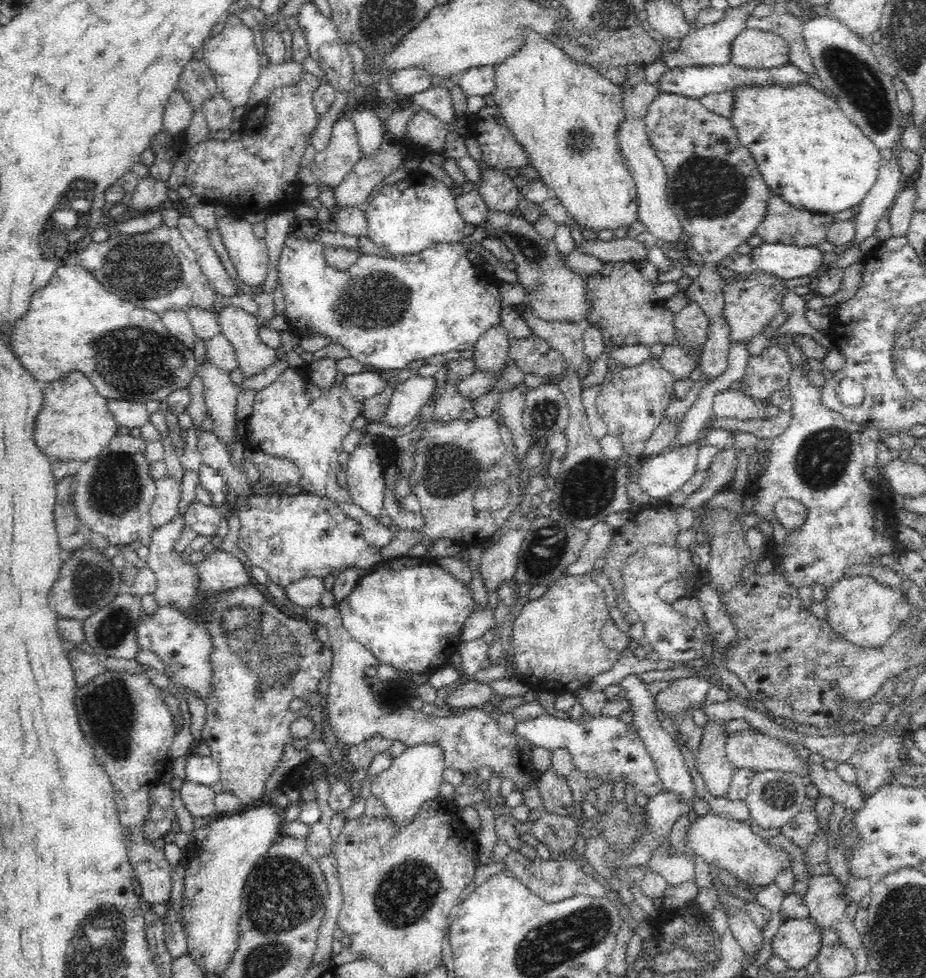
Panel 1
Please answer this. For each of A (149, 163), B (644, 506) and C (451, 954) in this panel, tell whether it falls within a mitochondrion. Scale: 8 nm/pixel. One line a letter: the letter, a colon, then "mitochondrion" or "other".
A: other
B: other
C: other

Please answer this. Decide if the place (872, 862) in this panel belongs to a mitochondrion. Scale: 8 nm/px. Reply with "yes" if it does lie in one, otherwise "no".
no

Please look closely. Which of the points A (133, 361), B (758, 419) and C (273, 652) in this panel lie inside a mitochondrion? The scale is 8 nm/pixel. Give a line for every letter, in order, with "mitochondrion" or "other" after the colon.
A: mitochondrion
B: other
C: mitochondrion

